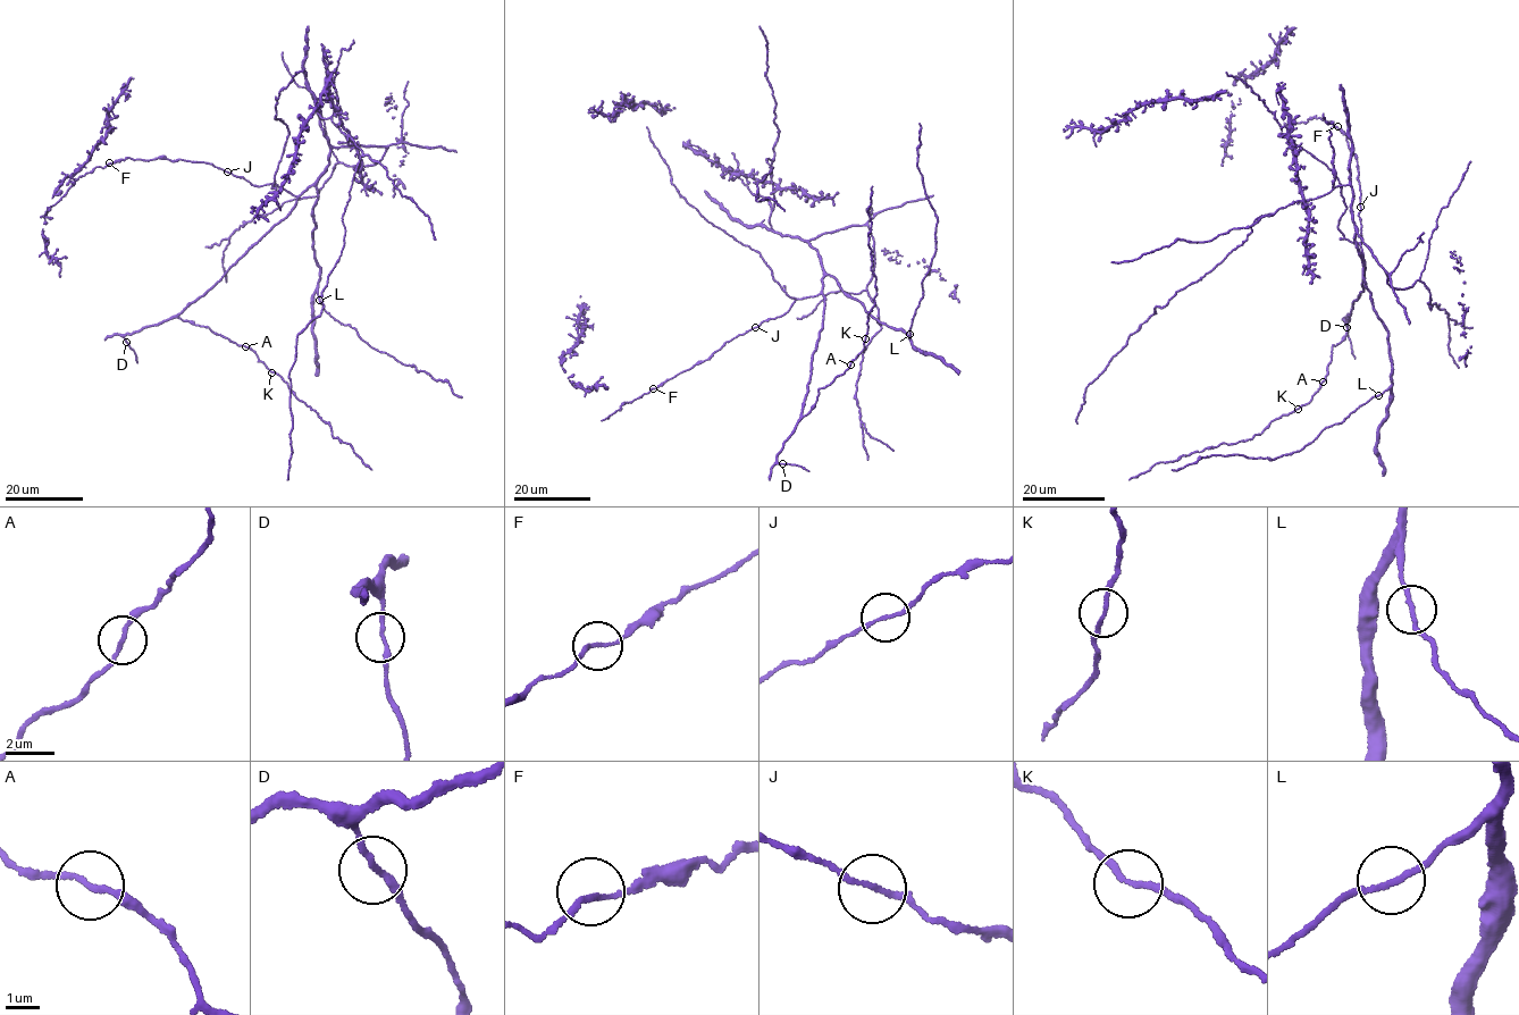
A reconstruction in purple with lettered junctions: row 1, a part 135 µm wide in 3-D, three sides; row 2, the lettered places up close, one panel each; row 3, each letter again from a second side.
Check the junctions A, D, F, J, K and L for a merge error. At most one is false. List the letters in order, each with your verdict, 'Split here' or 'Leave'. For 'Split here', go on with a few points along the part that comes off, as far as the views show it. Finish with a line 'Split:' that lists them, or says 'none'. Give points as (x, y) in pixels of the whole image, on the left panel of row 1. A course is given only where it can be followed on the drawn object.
A: Leave
D: Leave
F: Leave
J: Leave
K: Leave
L: Leave
Split: none

